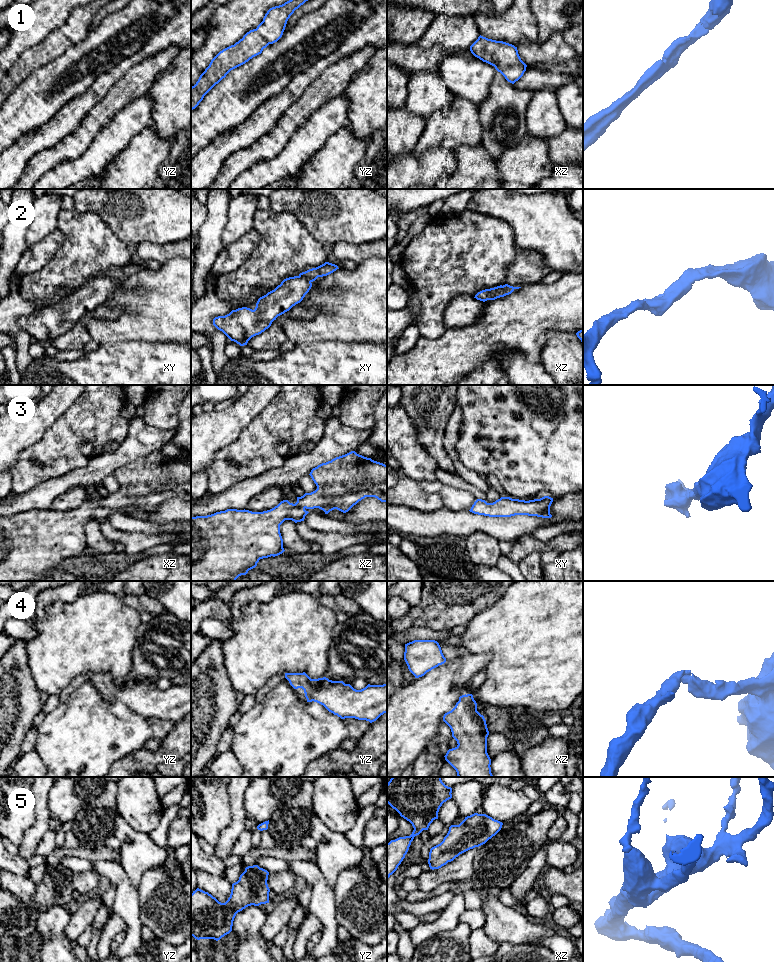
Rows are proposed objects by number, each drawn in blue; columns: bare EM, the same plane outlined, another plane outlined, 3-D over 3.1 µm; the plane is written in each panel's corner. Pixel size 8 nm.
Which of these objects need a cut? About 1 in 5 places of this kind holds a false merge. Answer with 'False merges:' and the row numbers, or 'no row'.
False merges: no row

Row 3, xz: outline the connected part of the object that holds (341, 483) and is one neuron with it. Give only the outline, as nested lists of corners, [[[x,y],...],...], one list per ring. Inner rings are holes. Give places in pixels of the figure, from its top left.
[[[355,451],[318,465],[309,475],[317,489],[297,497],[295,504],[283,500],[274,508],[263,512],[227,509],[207,516],[191,517],[191,581],[236,581],[239,576],[246,575],[249,570],[255,568],[260,559],[282,554],[285,550],[280,525],[285,520],[295,523],[304,521],[309,513],[308,509],[319,508],[325,514],[334,509],[346,513],[365,497],[375,497],[381,502],[387,502],[387,465],[359,455]]]

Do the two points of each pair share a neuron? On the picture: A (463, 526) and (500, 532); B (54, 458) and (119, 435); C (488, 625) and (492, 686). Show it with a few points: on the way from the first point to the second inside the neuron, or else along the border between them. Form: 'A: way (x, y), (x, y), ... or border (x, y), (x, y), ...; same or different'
A: way (472, 526), (491, 526); same
B: way (70, 442), (77, 435), (103, 435); same
C: way (498, 640), (498, 671); same

